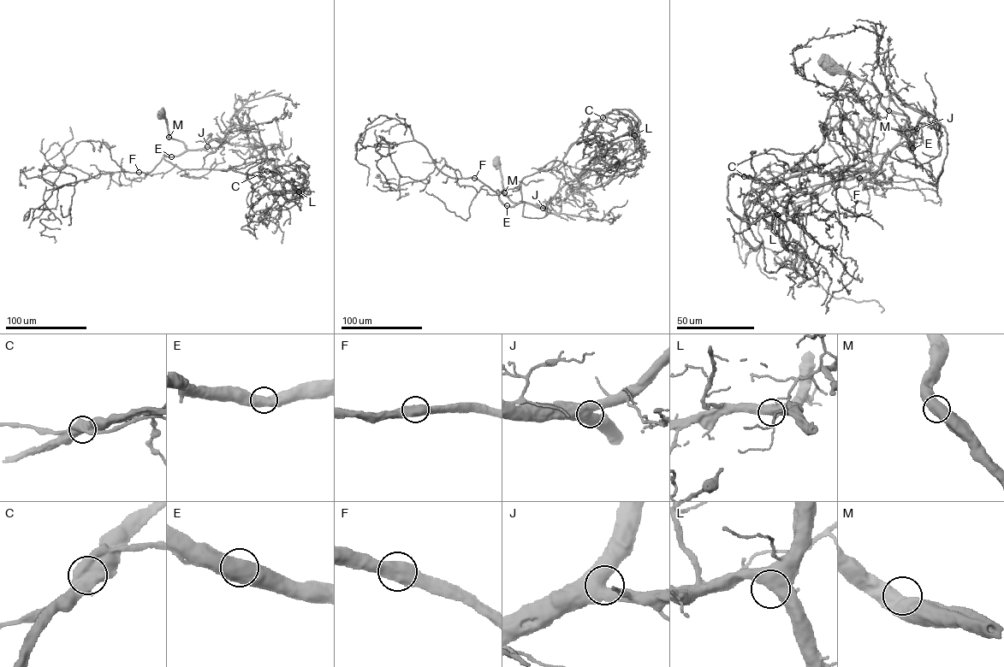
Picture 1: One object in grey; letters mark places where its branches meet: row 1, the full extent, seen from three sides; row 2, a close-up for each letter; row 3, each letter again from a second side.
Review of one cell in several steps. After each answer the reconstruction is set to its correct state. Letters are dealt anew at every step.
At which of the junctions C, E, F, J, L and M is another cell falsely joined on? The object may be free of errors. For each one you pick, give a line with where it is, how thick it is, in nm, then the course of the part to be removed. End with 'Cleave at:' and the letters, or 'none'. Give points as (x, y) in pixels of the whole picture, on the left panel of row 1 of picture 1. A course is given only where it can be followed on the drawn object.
C: at (267, 171); 750 nm thick; foreign part runs (267, 171), (276, 170), (300, 194), (306, 180), (305, 175), (300, 189), (272, 192), (269, 199)
Cleave at: C

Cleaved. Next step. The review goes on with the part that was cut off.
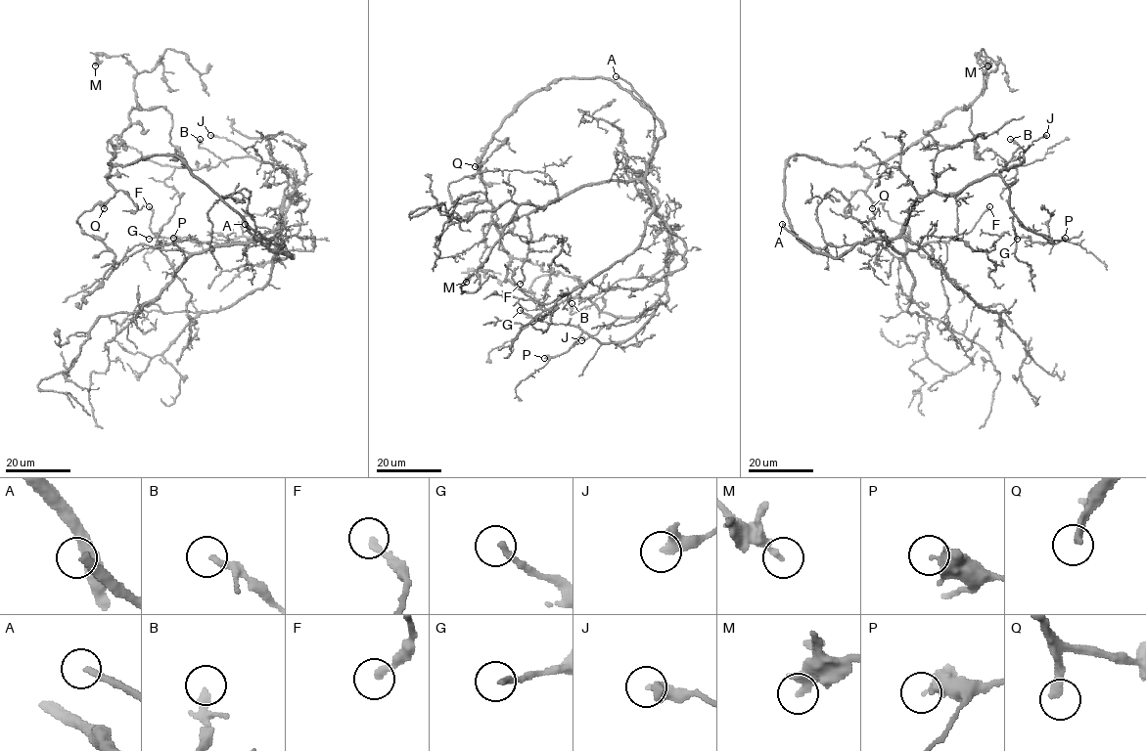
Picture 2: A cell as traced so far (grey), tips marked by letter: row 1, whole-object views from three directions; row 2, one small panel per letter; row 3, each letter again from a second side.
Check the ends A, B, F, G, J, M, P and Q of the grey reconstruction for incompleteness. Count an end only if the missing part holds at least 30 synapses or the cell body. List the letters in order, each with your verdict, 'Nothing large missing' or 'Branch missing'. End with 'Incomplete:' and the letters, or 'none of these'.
A: Branch missing
B: Nothing large missing
F: Nothing large missing
G: Nothing large missing
J: Nothing large missing
M: Nothing large missing
P: Nothing large missing
Q: Branch missing
Incomplete: A, Q

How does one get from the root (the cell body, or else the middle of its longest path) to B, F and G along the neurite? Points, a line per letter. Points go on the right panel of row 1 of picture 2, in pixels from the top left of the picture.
B: (801, 241), (819, 251), (895, 239), (918, 198), (958, 195), (1022, 162), (1011, 160), (1021, 147), (1010, 139)
F: (801, 241), (819, 251), (828, 245), (887, 240), (896, 252), (906, 252), (968, 234), (989, 206)
G: (801, 241), (819, 251), (895, 239), (918, 198), (996, 175), (1014, 215), (1049, 237), (1017, 239)

